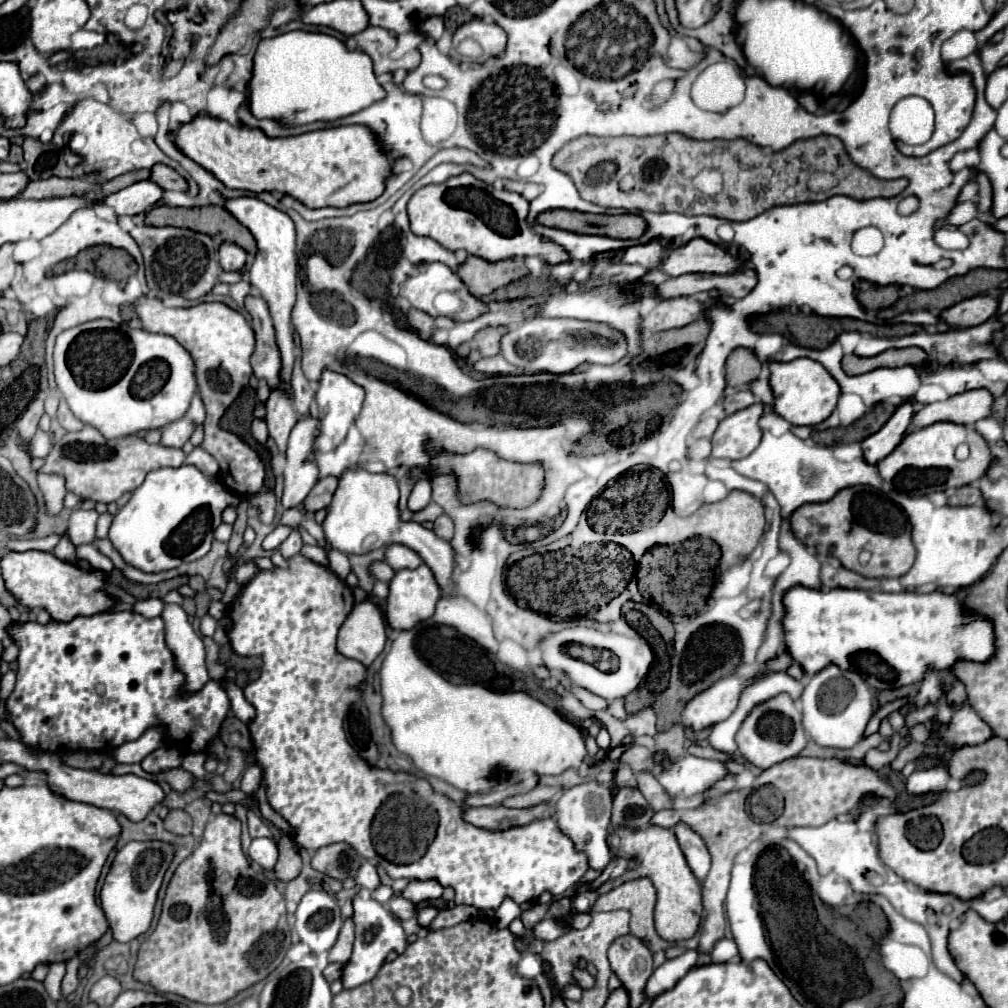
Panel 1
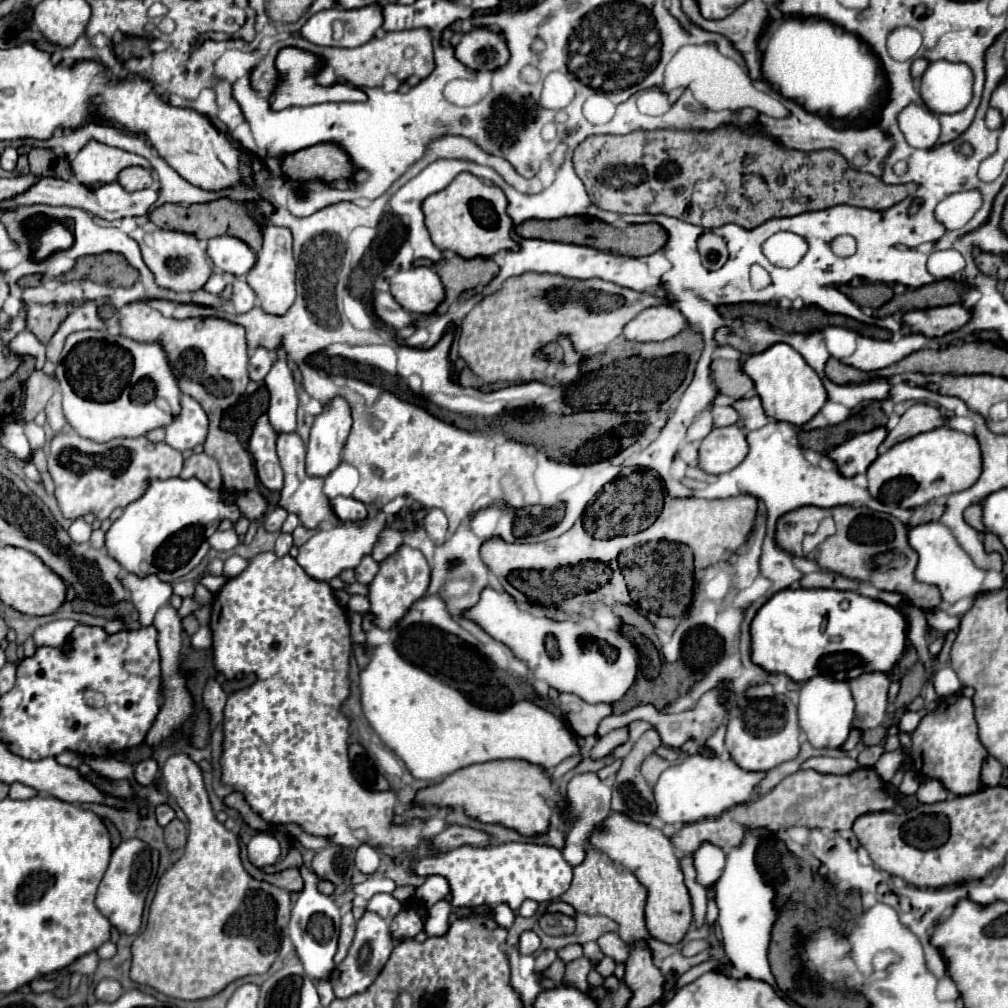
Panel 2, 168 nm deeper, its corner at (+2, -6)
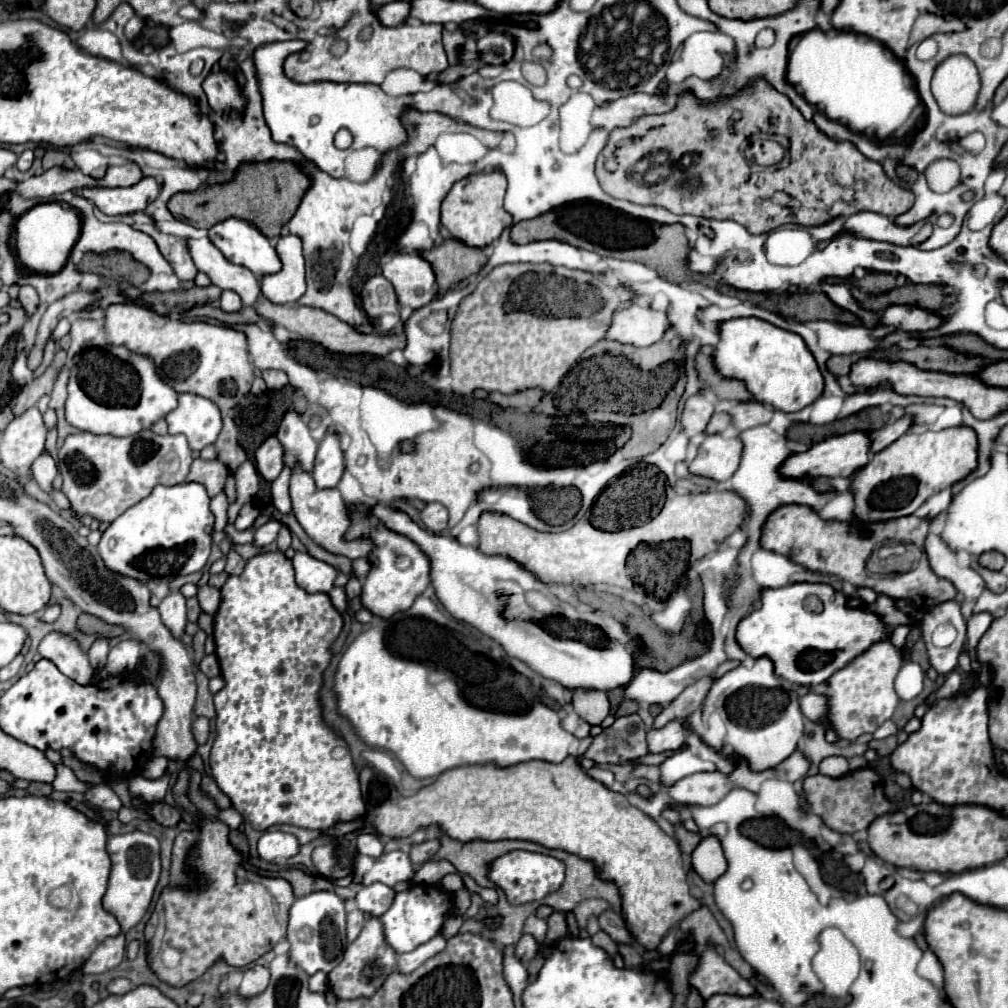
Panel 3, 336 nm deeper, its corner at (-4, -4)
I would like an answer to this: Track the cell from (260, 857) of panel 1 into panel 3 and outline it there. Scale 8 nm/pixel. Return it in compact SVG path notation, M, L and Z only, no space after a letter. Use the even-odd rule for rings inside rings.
M263 832L257 844L259 856L267 862L281 862L293 858L299 852L299 840L287 832Z

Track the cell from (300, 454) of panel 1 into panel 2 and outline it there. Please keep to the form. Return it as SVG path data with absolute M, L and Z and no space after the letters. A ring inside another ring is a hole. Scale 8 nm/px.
M277 506L277 508L273 508L269 514L267 514L267 518L265 518L265 528L267 530L271 530L271 532L275 532L275 530L281 530L281 524L285 522L285 518L287 518L287 510L285 508L281 508L281 506Z

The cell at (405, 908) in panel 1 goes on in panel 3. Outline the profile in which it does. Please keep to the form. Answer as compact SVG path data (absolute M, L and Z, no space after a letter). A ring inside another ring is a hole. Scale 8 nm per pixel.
M375 882L369 886L361 886L361 890L355 896L355 902L357 902L359 910L379 916L379 912L385 912L391 906L393 898L395 898L393 888L381 884L381 882Z

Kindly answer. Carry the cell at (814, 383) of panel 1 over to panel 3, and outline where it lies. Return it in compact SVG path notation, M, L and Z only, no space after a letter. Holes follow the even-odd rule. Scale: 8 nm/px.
M749 316L721 322L719 342L713 346L713 366L723 378L745 382L757 402L765 402L775 410L797 412L823 394L823 376L803 338L761 318Z

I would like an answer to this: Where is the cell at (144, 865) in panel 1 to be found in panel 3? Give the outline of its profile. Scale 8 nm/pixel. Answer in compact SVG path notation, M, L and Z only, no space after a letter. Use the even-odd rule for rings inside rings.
M127 832L127 834L117 834L109 836L107 840L107 854L111 858L111 874L109 874L109 886L103 896L103 908L111 912L123 932L133 928L147 912L159 872L161 872L161 860L159 860L159 840L153 834L147 832Z

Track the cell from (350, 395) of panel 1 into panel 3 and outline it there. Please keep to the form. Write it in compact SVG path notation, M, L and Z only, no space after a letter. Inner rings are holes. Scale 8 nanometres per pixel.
M327 432L319 444L313 480L317 488L335 488L343 476L343 450L339 446L339 436Z

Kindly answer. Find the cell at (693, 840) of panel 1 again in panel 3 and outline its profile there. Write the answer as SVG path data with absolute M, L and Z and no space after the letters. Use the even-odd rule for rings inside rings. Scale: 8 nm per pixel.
M705 946L701 950L701 962L691 974L691 984L705 1000L715 994L757 996L757 990L745 978L741 978L711 946Z

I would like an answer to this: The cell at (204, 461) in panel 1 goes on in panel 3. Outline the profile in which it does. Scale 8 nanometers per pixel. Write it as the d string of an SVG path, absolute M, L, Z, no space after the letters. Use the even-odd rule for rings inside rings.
M193 460L191 464L191 472L187 476L185 482L199 482L205 486L207 494L213 498L217 496L219 492L223 492L223 486L225 486L225 480L227 480L227 466L221 464L219 460Z

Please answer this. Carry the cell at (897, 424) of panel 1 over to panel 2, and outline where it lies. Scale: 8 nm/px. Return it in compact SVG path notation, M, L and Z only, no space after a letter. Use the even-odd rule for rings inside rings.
M885 426L865 432L865 434L857 434L851 440L843 442L841 446L833 448L829 452L829 456L837 462L837 468L841 470L841 474L845 474L845 476L863 474L879 456L877 448L885 440L885 436L887 436Z

